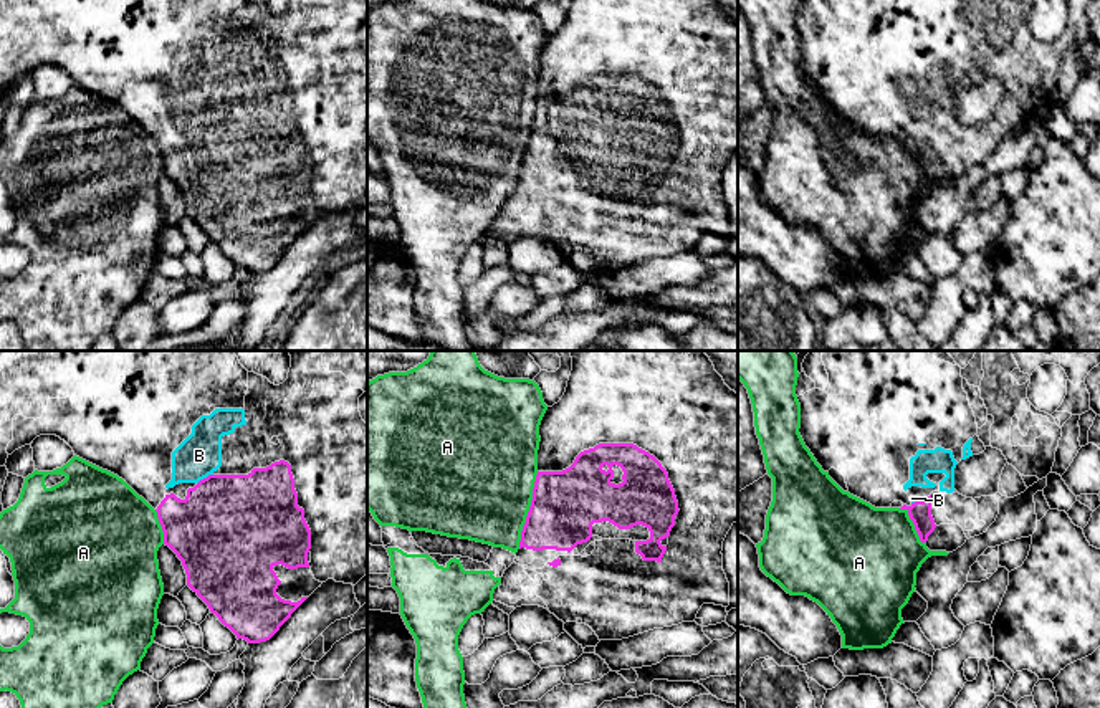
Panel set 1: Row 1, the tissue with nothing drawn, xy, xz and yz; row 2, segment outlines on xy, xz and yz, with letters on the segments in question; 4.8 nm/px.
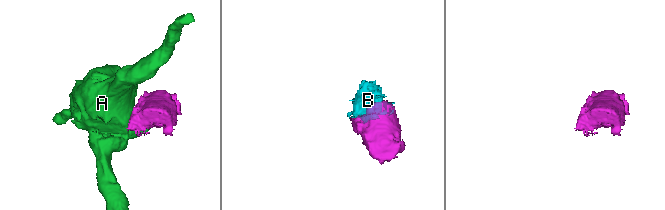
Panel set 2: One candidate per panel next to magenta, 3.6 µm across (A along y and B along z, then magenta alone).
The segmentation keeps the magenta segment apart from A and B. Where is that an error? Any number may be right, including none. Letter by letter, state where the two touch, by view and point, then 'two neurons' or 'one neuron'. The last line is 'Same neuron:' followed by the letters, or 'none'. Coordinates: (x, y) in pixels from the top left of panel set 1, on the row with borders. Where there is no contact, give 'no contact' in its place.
A: xz (530, 510) | two neurons
B: xy (204, 478) | one neuron
Same neuron: B

